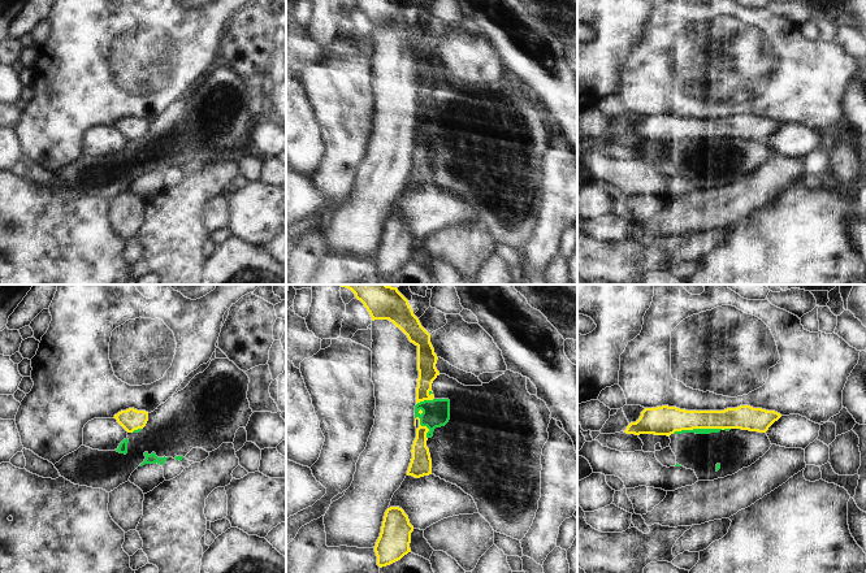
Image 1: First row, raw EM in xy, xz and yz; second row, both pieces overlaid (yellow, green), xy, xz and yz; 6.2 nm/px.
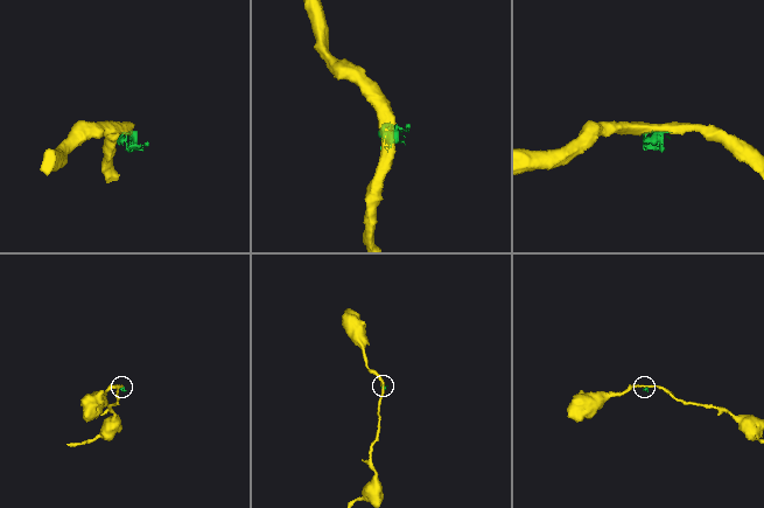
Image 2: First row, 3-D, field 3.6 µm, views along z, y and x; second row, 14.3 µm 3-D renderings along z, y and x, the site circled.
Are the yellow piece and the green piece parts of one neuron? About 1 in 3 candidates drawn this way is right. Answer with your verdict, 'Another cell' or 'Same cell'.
Another cell

